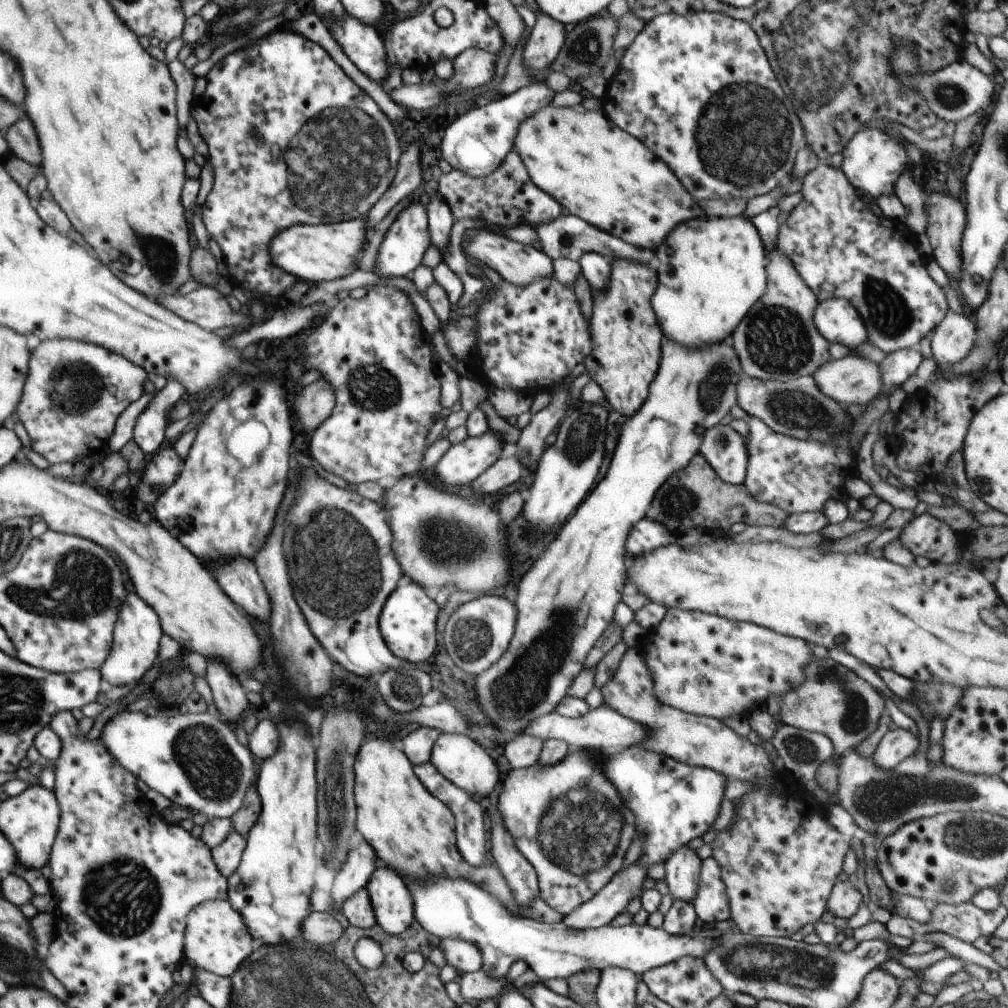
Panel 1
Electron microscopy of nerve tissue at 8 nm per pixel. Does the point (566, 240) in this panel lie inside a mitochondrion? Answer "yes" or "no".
no

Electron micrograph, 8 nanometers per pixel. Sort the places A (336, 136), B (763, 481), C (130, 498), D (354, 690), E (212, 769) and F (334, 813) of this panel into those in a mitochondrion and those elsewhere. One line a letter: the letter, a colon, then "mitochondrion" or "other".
A: mitochondrion
B: other
C: other
D: other
E: mitochondrion
F: mitochondrion

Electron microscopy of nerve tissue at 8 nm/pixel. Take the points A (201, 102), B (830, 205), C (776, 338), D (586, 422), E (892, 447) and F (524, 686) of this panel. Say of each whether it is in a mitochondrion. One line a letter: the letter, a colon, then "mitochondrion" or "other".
A: other
B: other
C: mitochondrion
D: mitochondrion
E: other
F: mitochondrion

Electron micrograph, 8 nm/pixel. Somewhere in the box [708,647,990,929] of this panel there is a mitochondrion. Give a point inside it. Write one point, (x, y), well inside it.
(883, 800)

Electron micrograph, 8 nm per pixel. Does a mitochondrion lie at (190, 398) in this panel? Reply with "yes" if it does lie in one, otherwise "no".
no

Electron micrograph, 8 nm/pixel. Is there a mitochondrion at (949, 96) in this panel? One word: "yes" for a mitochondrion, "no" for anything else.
yes

